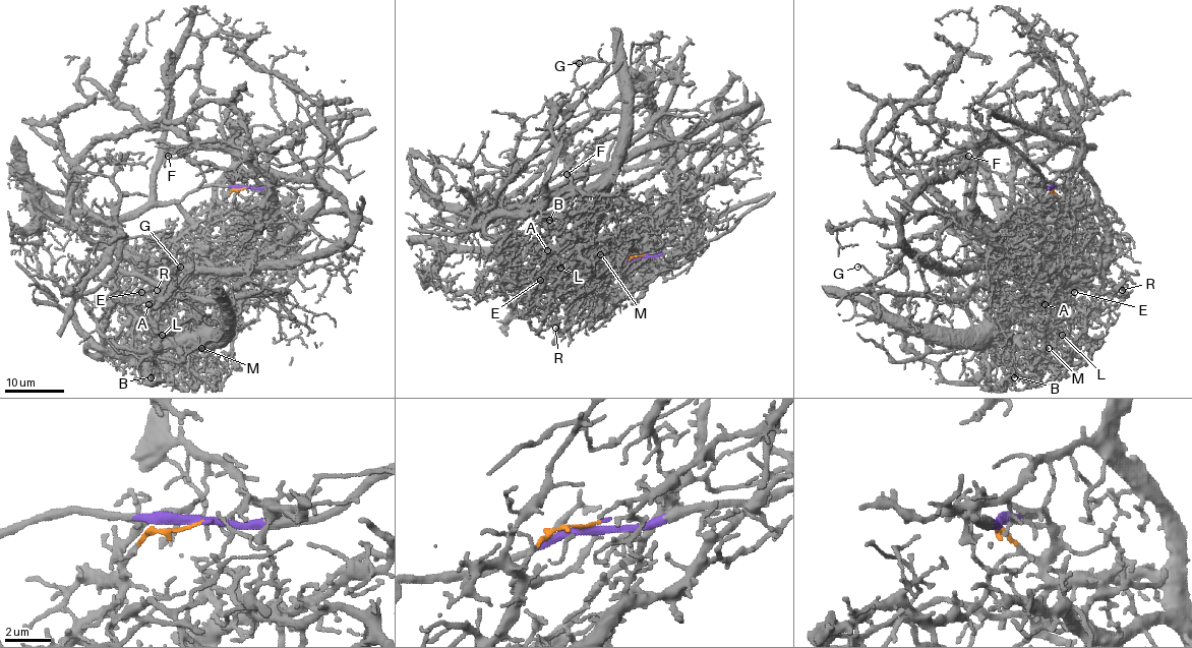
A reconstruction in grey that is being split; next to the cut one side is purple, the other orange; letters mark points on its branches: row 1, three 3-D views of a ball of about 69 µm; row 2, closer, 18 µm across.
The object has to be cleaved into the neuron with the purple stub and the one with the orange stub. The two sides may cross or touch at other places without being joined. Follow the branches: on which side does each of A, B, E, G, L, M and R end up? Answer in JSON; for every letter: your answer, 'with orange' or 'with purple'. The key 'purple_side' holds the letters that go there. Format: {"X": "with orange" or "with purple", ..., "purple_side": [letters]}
{"A": "with orange", "B": "with orange", "E": "with orange", "G": "with orange", "L": "with orange", "M": "with orange", "R": "with orange", "purple_side": []}

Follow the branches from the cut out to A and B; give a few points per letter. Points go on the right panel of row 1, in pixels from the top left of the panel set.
A: (1049, 188), (1078, 201), (1096, 244), (1056, 285), (1020, 301), (985, 335), (1026, 335), (1045, 304)
B: (1049, 188), (1078, 201), (1096, 240), (1056, 285), (1026, 298), (987, 338), (1006, 375), (1014, 376)

